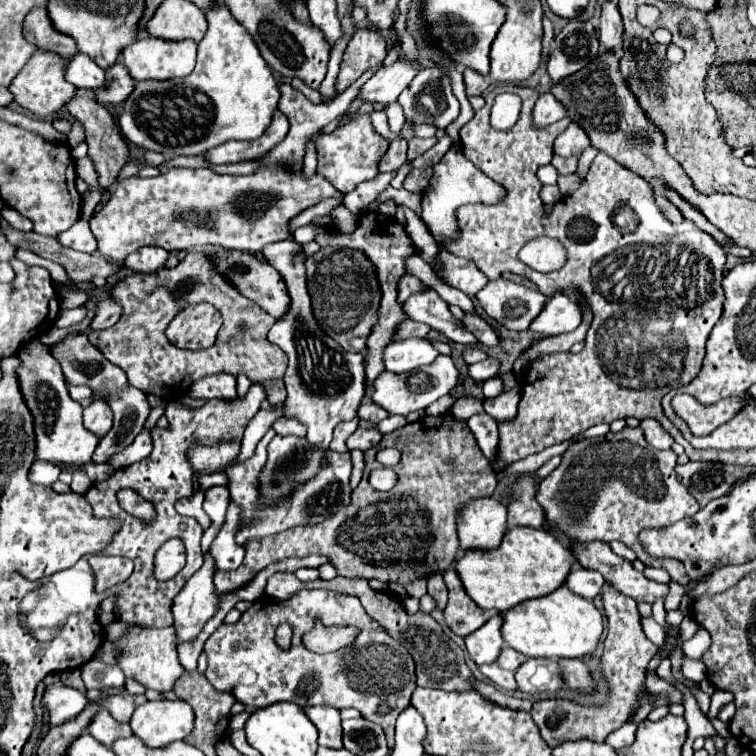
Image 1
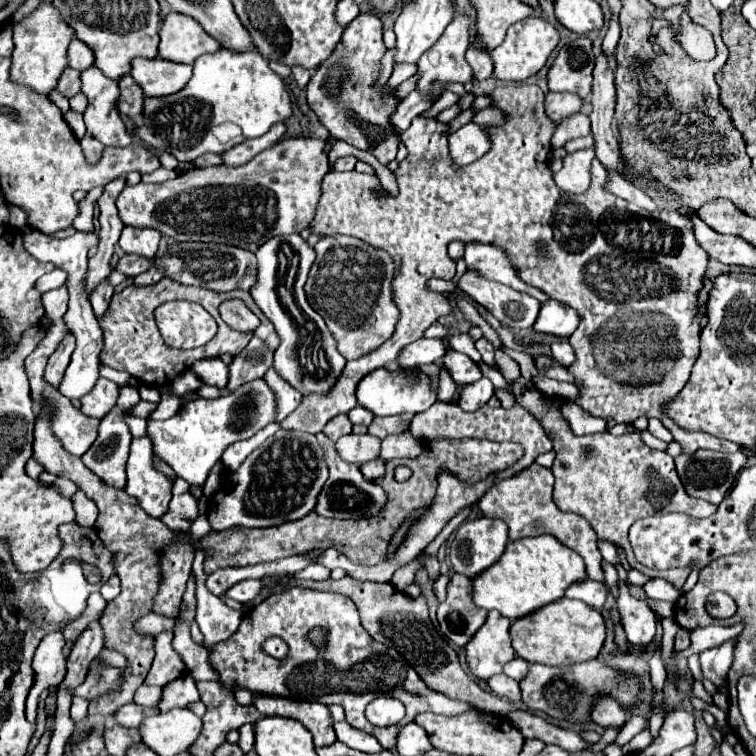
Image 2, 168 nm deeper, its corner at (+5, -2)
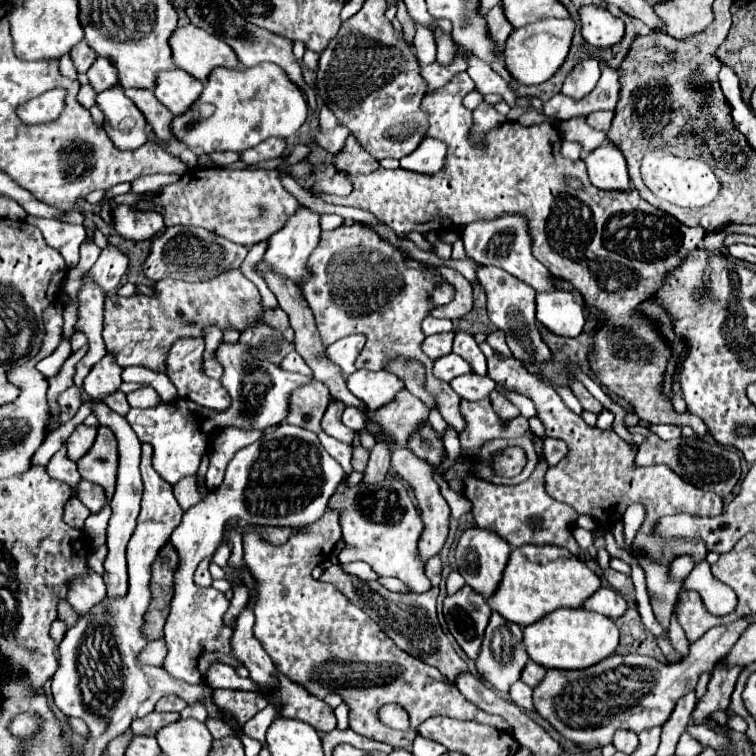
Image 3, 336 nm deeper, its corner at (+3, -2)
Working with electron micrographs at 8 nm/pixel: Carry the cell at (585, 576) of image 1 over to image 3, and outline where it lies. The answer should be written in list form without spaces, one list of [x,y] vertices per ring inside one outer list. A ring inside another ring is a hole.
[[[600,587],[584,603],[584,609],[594,611],[594,613],[600,613],[600,615],[606,615],[610,619],[618,619],[618,617],[622,617],[626,613],[628,603],[624,601],[624,597],[616,589],[612,589],[612,587]]]

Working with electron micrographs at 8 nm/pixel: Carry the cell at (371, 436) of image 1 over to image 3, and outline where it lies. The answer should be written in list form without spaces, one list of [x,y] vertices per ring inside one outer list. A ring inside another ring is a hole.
[[[356,447],[354,449],[354,455],[352,455],[352,465],[354,465],[354,471],[360,471],[364,473],[366,465],[368,465],[368,451],[364,447]]]

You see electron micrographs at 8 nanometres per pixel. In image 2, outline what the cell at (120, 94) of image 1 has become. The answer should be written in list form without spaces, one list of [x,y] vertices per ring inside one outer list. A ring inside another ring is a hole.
[[[124,75],[118,81],[118,87],[120,87],[120,97],[116,101],[118,111],[128,117],[140,117],[140,109],[144,103],[142,89],[136,85],[136,81],[130,75]]]

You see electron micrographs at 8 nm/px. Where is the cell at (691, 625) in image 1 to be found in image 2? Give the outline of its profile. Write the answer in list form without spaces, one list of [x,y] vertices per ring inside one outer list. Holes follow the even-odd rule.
[[[708,625],[708,627],[698,627],[694,631],[690,631],[690,641],[692,645],[684,651],[686,657],[690,657],[692,653],[702,653],[706,649],[718,647],[724,641],[730,641],[732,637],[736,637],[740,633],[740,625],[734,627],[722,627],[722,625]]]

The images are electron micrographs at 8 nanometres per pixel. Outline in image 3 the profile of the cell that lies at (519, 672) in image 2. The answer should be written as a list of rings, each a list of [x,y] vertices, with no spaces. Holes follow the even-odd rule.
[[[528,661],[526,669],[522,671],[522,681],[530,687],[536,687],[544,679],[544,675],[546,675],[546,669],[542,665],[538,665],[534,661]]]

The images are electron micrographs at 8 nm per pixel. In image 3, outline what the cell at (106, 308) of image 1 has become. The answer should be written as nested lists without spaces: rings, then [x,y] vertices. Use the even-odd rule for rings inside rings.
[[[106,245],[98,261],[90,269],[90,273],[94,281],[98,281],[98,285],[102,285],[102,289],[108,293],[118,287],[126,269],[128,269],[128,257],[116,245]]]

